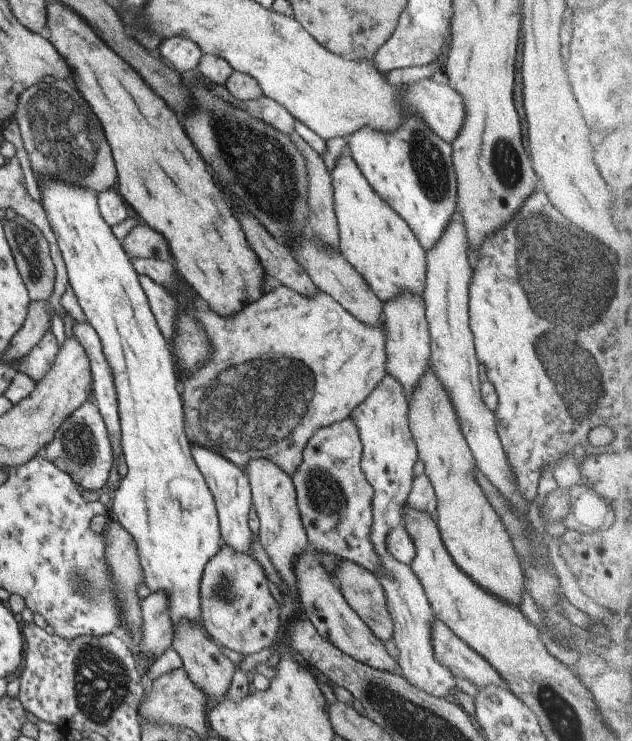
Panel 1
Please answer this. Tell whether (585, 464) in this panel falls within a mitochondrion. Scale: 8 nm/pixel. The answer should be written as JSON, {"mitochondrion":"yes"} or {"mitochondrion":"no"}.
{"mitochondrion":"no"}

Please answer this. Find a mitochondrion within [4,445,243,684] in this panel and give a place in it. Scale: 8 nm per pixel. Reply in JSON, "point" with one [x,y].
{"point":[73,584]}

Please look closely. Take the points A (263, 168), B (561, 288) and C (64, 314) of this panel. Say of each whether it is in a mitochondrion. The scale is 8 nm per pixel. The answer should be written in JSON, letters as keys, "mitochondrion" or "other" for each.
{"A":"mitochondrion","B":"mitochondrion","C":"other"}

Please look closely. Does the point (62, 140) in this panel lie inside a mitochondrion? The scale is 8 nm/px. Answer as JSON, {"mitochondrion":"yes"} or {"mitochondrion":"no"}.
{"mitochondrion":"yes"}

